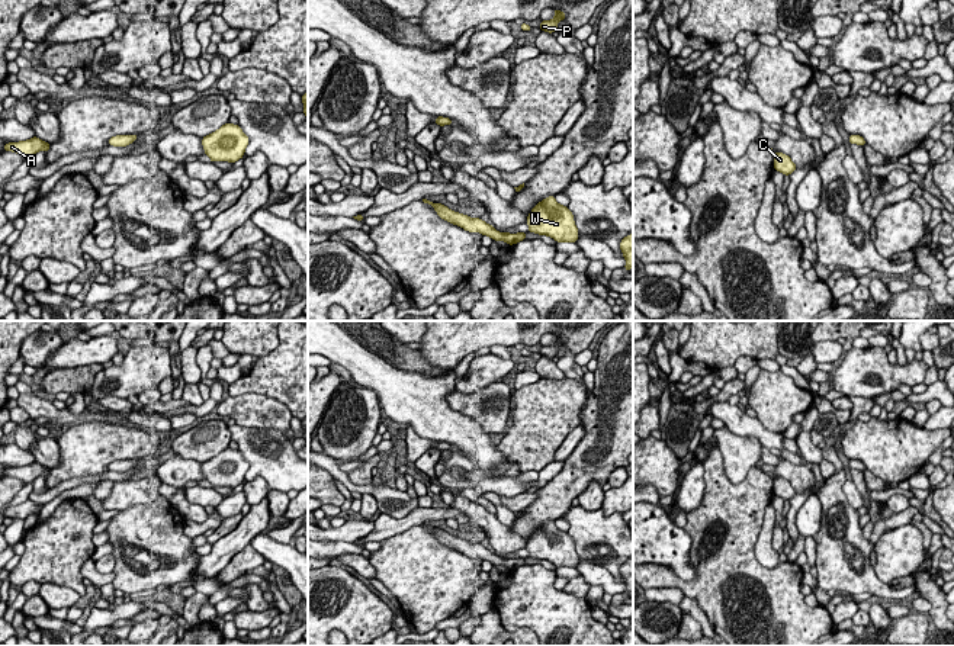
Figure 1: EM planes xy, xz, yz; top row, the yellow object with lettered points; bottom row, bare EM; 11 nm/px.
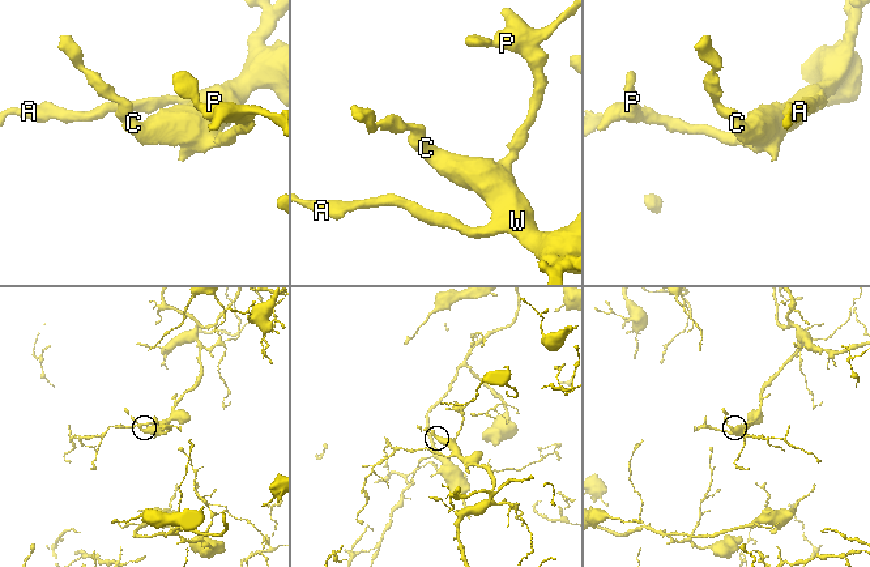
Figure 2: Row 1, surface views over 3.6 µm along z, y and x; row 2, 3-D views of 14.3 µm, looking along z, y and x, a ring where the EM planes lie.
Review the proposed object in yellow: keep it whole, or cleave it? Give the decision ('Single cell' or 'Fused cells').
Single cell

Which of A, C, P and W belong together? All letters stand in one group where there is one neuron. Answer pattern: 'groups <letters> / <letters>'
groups A C P W

